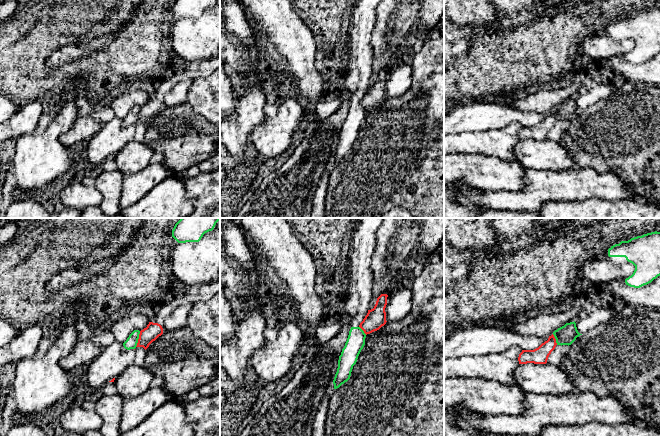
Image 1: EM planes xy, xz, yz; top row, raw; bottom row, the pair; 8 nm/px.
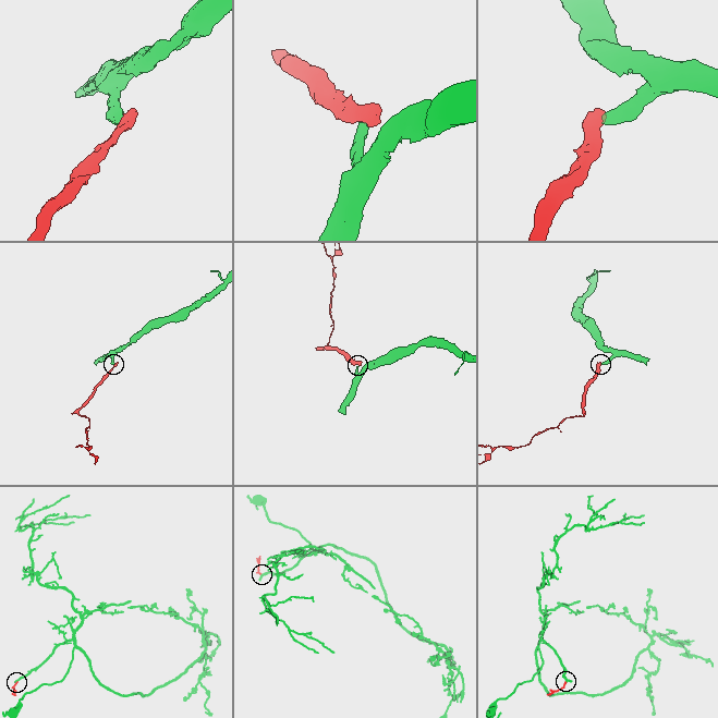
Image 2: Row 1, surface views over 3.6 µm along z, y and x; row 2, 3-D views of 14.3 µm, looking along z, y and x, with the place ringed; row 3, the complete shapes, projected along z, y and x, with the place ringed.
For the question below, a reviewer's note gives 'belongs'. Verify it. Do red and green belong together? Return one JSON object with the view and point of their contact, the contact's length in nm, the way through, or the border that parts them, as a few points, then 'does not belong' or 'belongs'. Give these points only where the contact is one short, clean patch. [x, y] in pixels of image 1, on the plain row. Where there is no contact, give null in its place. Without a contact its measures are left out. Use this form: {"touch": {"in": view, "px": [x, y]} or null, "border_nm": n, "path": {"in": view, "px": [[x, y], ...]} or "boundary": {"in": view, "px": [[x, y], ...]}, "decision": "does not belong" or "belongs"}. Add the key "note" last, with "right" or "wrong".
{"touch": {"in": "xy", "px": [138, 115]}, "border_nm": 130, "boundary": {"in": "xy", "px": [[140, 107], [138, 118], [135, 122]]}, "decision": "does not belong", "note": "wrong"}

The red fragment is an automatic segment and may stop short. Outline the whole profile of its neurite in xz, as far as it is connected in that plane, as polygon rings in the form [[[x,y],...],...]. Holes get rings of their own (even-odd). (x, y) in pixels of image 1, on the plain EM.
[[[381,70],[377,74],[374,84],[368,86],[367,91],[360,99],[359,103],[364,107],[366,111],[379,106],[386,100],[387,97],[385,84],[387,81],[387,73],[387,70]]]

